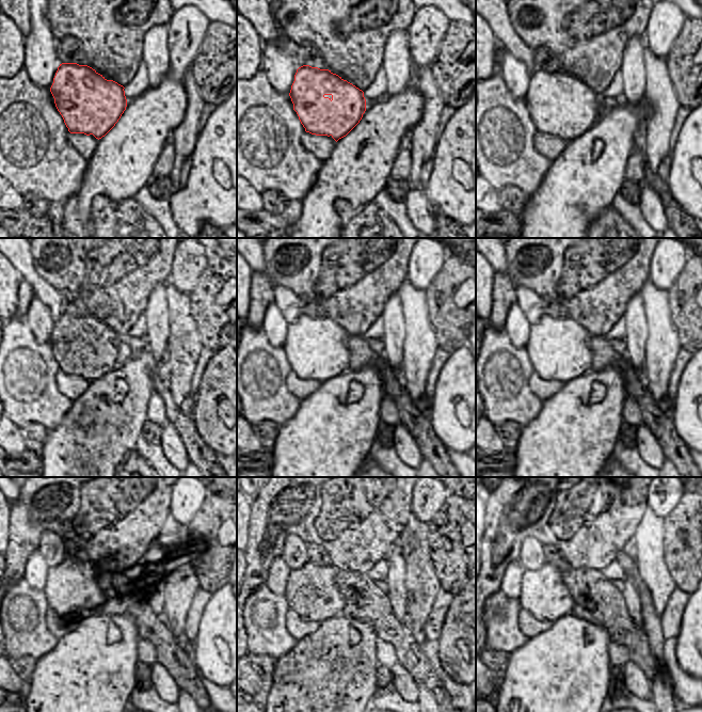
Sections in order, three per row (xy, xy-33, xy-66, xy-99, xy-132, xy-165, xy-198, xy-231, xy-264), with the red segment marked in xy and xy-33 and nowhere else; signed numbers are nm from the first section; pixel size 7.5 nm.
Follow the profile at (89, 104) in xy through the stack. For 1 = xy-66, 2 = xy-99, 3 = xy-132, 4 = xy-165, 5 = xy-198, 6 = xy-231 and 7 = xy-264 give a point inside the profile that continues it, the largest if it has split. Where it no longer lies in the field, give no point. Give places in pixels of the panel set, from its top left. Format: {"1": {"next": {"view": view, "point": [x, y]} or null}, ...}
{"1": {"next": {"view": "xy-66", "point": [554, 114]}}, "2": {"next": {"view": "xy-99", "point": [76, 354]}}, "3": {"next": {"view": "xy-132", "point": [314, 342]}}, "4": {"next": {"view": "xy-165", "point": [558, 347]}}, "5": {"next": {"view": "xy-198", "point": [70, 590]}}, "6": {"next": {"view": "xy-231", "point": [299, 601]}}, "7": {"next": {"view": "xy-264", "point": [533, 600]}}}

